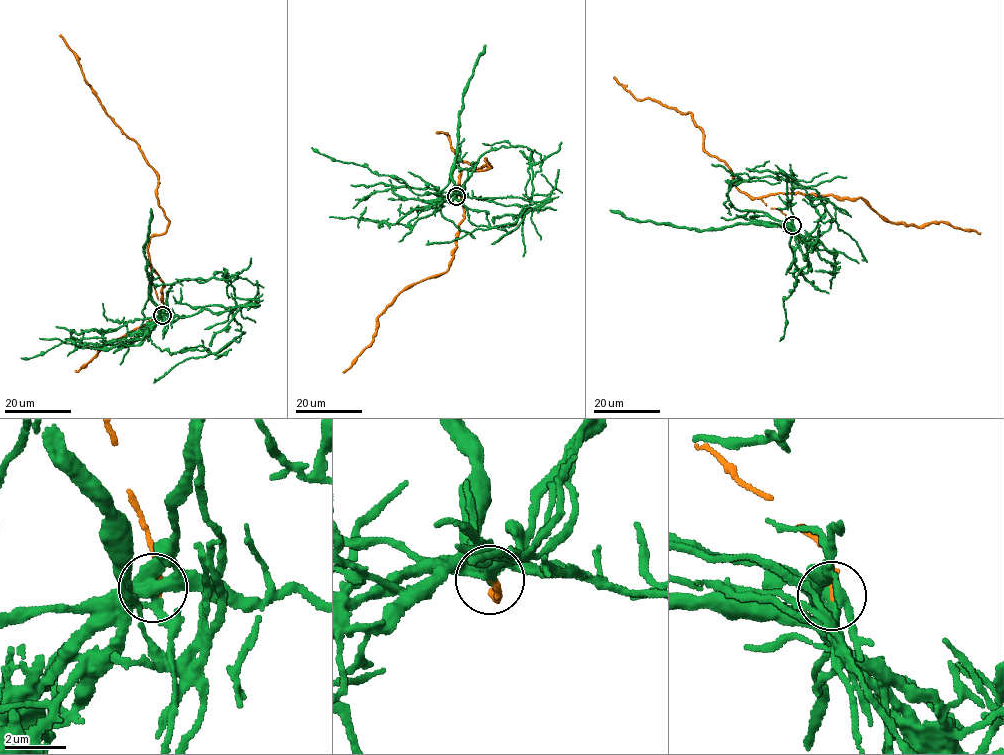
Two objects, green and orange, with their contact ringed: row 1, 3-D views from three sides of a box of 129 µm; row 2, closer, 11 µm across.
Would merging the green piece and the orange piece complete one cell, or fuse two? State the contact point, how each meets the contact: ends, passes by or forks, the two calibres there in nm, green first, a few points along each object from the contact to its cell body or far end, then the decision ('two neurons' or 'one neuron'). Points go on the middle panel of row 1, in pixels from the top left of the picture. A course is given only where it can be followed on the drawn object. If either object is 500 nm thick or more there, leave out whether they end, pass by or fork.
place (456, 196); green forks; orange ends; calibres 400 and 240 nm; course green (456, 196), (434, 204), (462, 202), (476, 225), (516, 222), (530, 209), (513, 230), (492, 243); course orange (456, 196), (461, 170), (489, 168), (485, 158), (491, 168), (481, 170), (459, 159), (448, 134), (436, 133); two neurons

